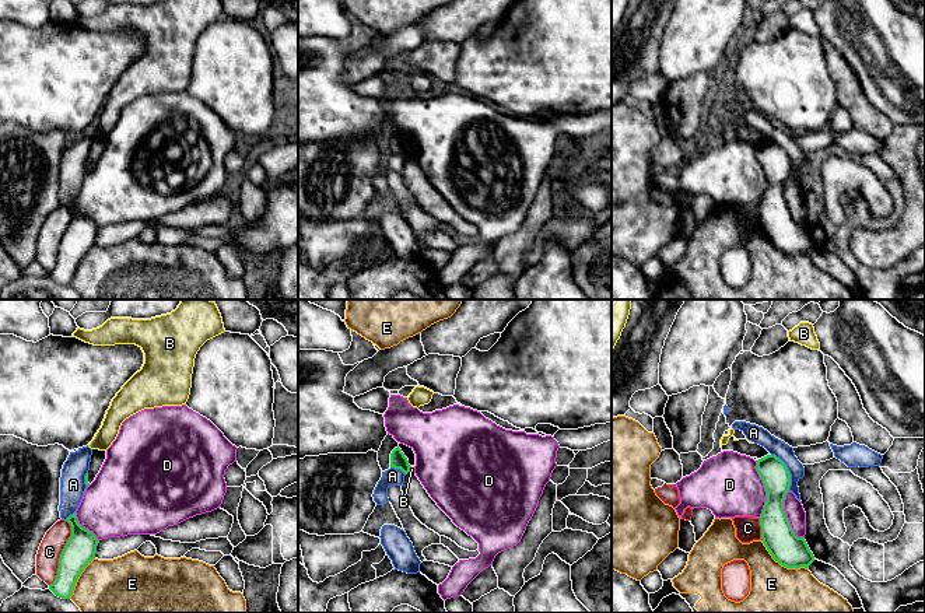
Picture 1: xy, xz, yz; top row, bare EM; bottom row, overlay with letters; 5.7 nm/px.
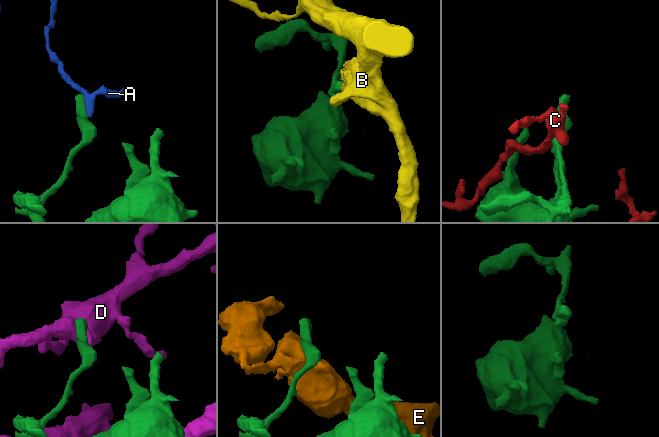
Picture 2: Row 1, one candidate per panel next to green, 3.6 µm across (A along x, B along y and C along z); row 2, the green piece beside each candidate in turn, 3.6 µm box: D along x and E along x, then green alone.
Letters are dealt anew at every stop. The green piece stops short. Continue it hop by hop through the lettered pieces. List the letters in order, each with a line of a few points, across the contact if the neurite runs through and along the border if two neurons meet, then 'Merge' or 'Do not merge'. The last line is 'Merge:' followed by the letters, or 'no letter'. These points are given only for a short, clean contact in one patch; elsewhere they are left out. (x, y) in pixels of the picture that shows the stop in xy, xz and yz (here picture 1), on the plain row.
A: Line: yz (771, 140), (785, 151), (789, 160), (789, 177). Do not merge
B: Line: xz (412, 153), (409, 158). Do not merge
C: Do not merge
D: Do not merge
E: Do not merge
Merge: no letter

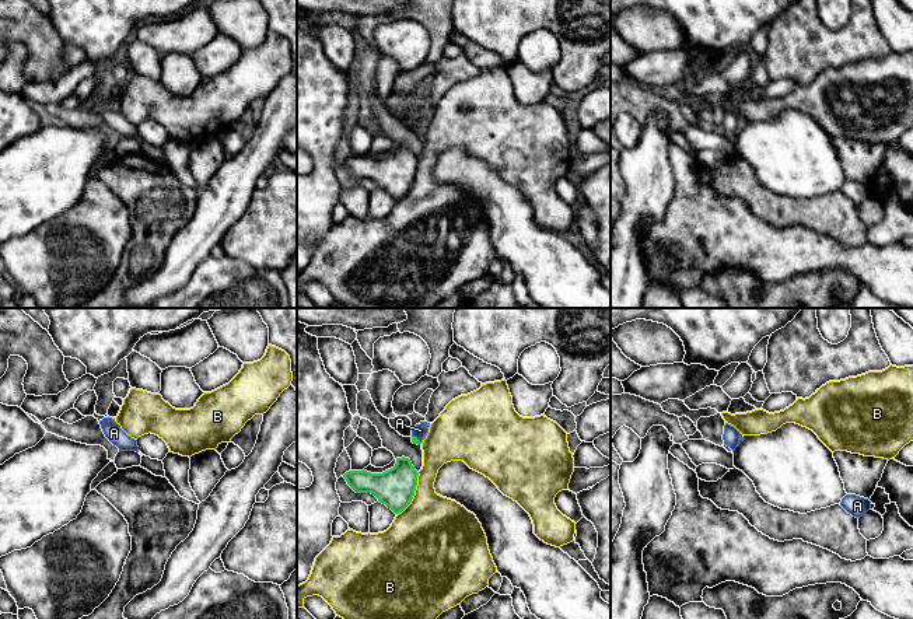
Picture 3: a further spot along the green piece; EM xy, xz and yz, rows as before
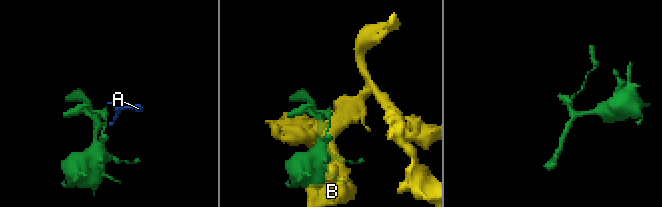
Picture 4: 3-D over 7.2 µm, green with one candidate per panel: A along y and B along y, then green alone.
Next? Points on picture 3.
A: Line: xz (415, 126), (416, 125), (420, 116). Merge
B: Do not merge
Merge: A

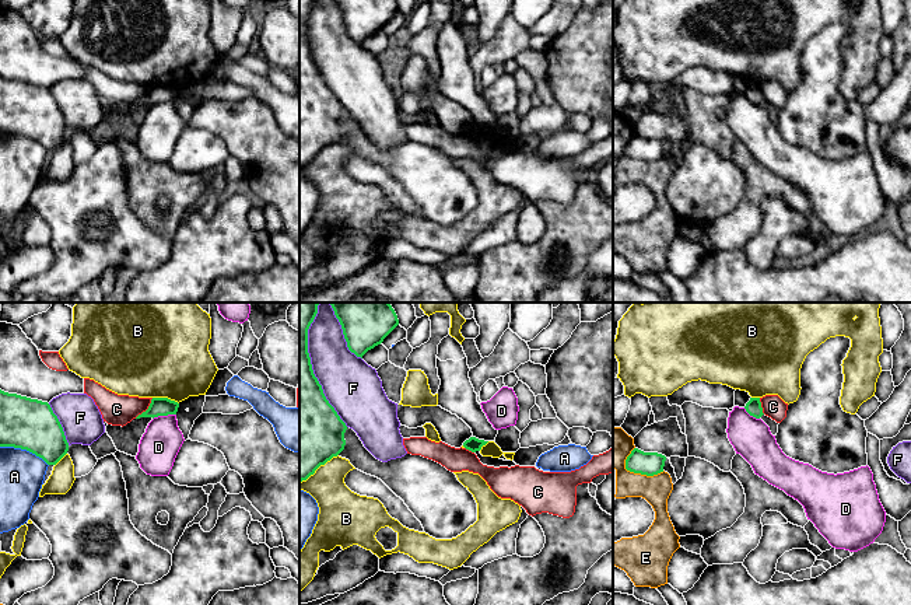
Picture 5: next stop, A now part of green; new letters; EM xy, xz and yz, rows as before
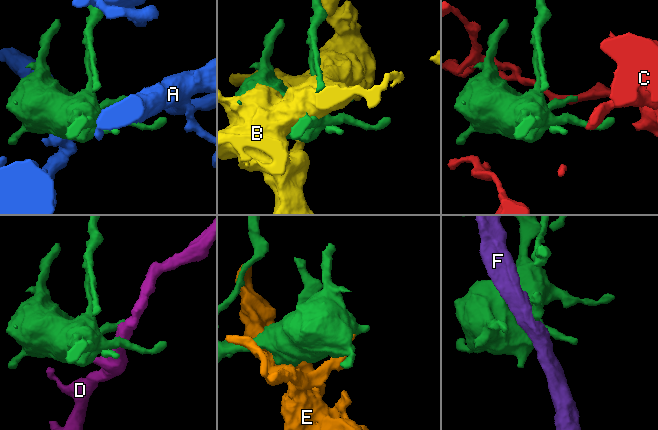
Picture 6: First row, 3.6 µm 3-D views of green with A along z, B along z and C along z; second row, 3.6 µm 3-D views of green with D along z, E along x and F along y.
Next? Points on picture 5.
A: Do not merge
B: Do not merge
C: Do not merge
D: Line: xy (175, 100), (153, 105). Do not merge
E: Do not merge
F: Do not merge
Merge: no letter

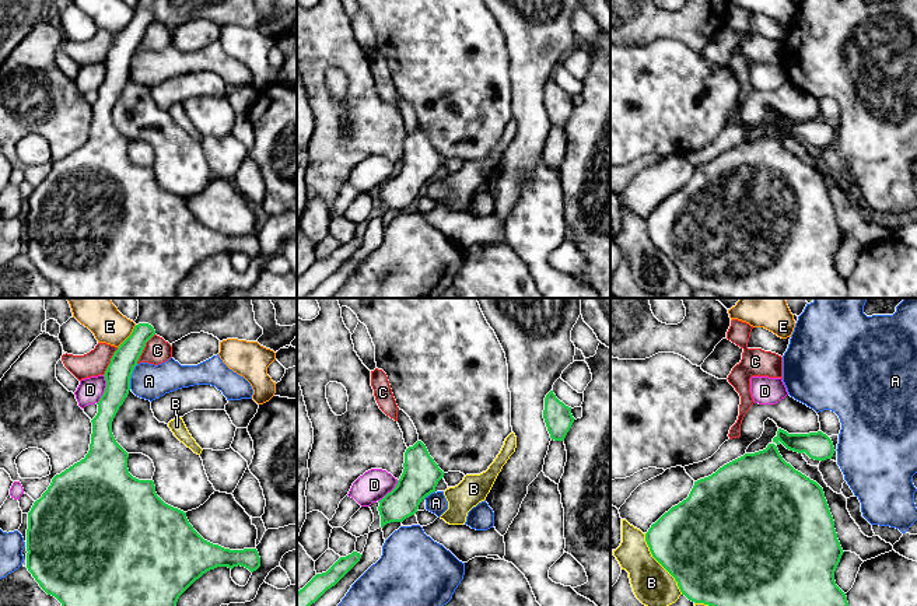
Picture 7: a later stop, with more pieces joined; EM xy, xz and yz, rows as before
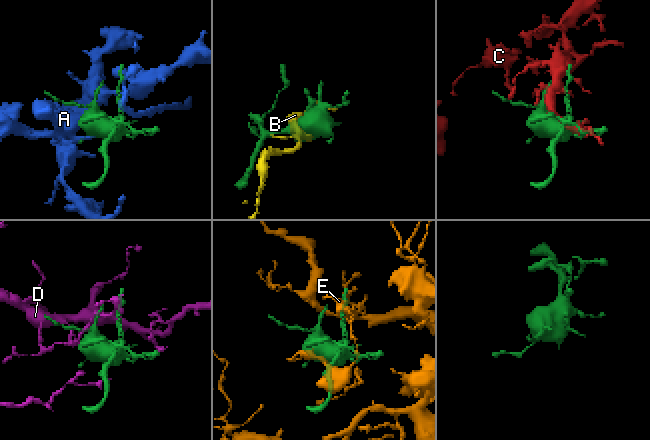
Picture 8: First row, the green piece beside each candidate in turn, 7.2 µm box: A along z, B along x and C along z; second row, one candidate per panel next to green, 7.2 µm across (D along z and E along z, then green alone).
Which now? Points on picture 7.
A: Do not merge
B: Do not merge
C: Do not merge
D: Do not merge
E: Do not merge
Merge: no letter

